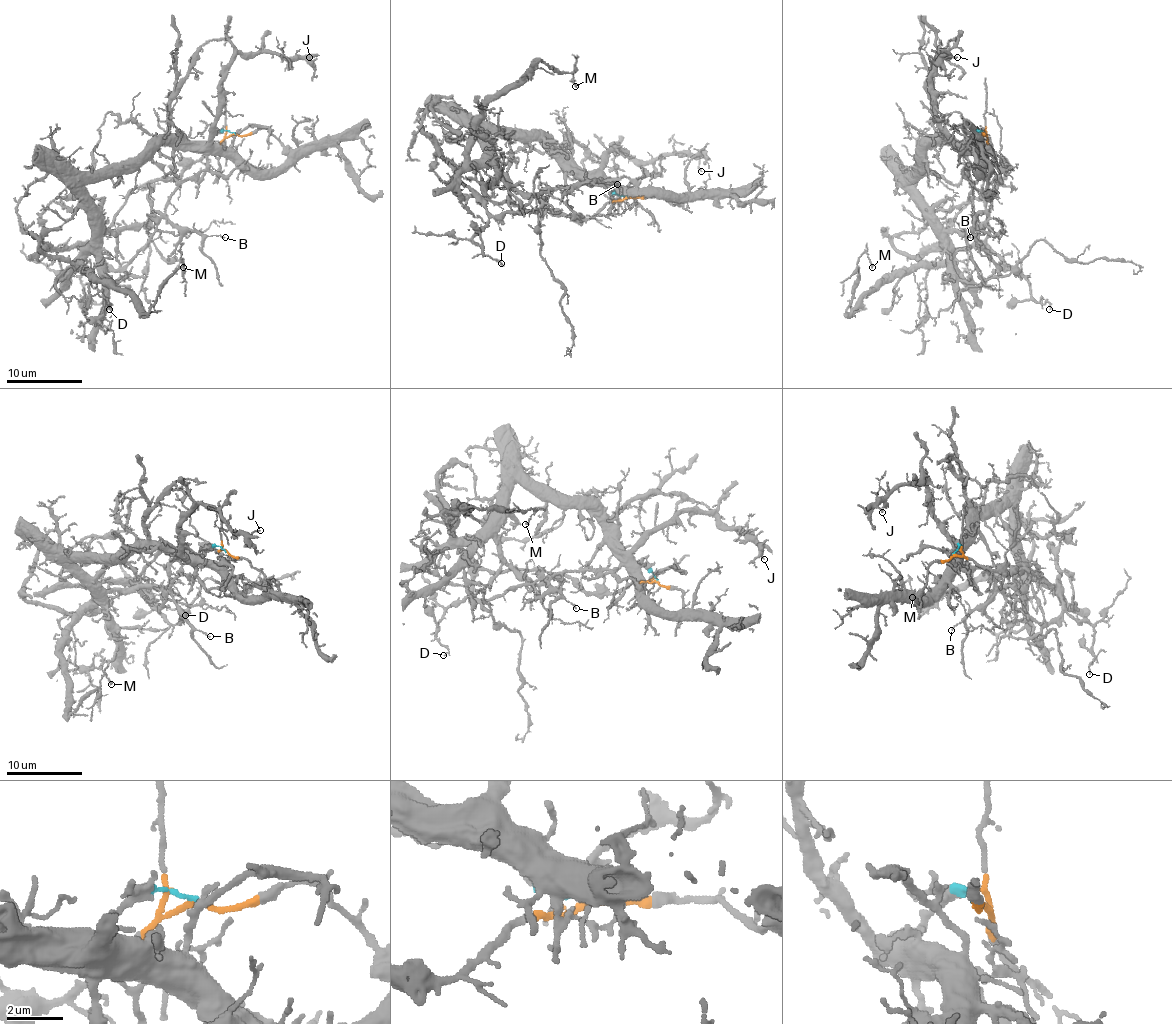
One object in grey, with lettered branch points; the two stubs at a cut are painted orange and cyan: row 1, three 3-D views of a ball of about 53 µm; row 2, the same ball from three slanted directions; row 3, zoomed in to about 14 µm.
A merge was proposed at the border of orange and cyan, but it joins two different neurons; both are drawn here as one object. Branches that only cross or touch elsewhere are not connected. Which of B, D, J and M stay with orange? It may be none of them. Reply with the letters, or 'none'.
D

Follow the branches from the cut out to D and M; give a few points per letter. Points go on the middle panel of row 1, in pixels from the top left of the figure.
D: (626, 198), (608, 200), (589, 217), (570, 219), (549, 210), (486, 200), (488, 219), (473, 240), (502, 263)
M: (628, 196), (530, 135), (479, 126), (483, 154), (469, 160), (475, 116), (538, 63), (574, 70), (574, 86)

